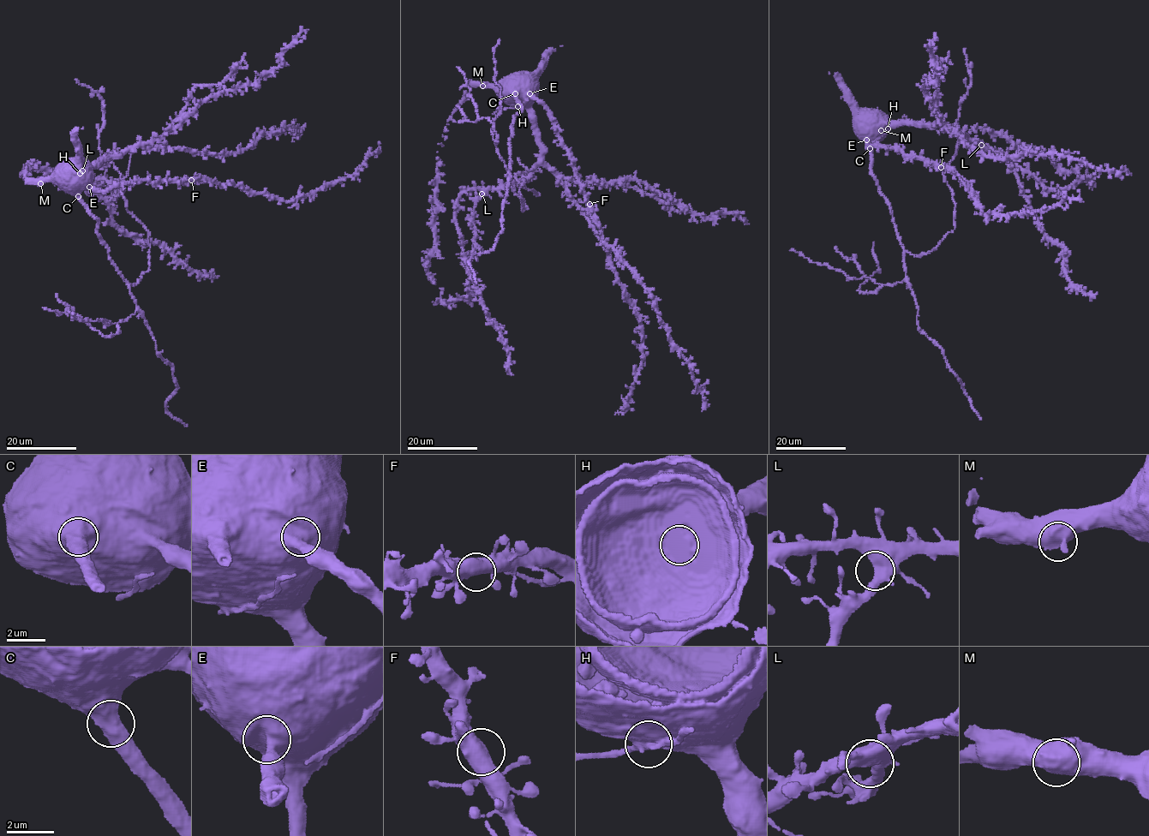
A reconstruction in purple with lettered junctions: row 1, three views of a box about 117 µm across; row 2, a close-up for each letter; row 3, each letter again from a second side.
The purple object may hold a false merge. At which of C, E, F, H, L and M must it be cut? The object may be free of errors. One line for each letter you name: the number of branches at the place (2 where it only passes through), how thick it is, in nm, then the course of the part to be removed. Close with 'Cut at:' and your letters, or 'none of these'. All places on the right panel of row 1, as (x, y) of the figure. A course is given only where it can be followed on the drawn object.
H: 2 branches meet; 650 nm thick; foreign part runs (887, 128), (892, 124), (906, 123)
Cut at: H

